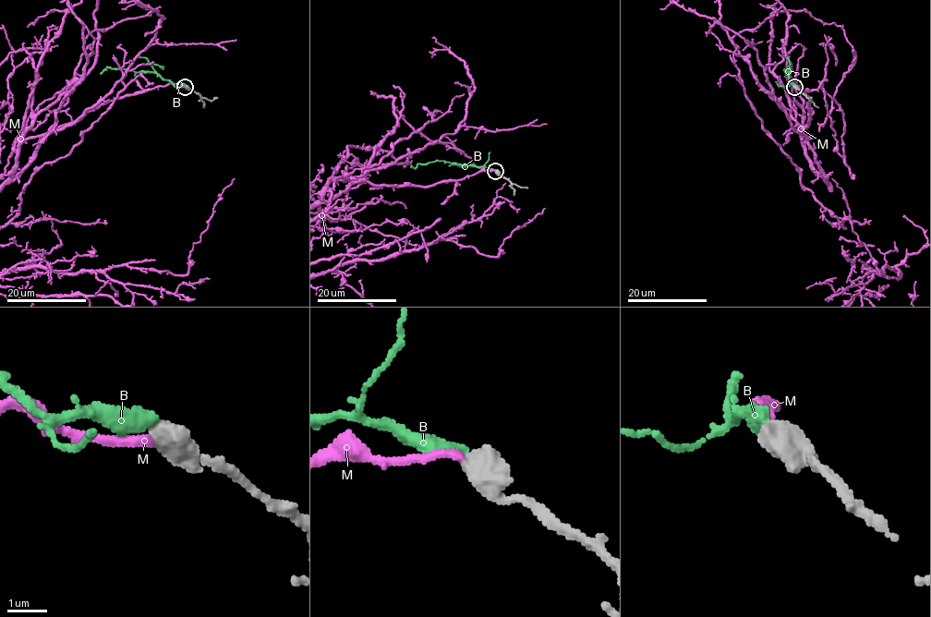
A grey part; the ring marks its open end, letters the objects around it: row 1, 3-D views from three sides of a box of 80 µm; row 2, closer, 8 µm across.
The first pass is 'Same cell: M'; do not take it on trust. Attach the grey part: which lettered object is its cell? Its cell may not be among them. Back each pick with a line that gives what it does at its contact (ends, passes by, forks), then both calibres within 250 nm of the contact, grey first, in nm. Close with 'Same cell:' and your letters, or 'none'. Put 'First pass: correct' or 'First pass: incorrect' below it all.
M: it ends; calibres 650 and 240 nm
Same cell: M
First pass: correct

